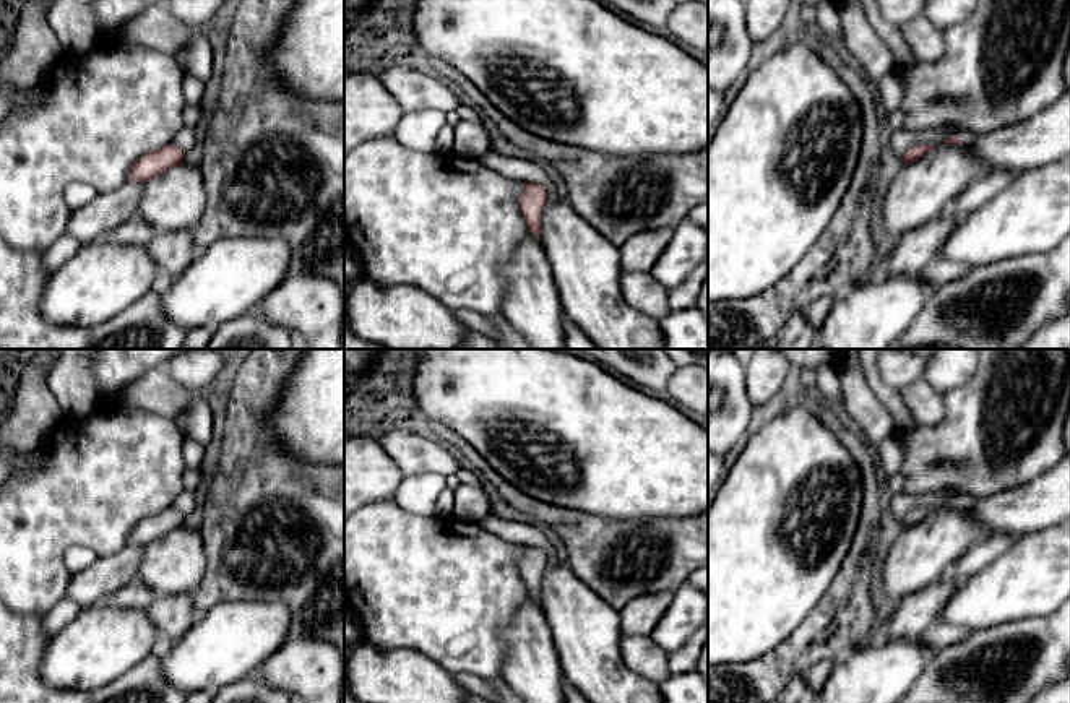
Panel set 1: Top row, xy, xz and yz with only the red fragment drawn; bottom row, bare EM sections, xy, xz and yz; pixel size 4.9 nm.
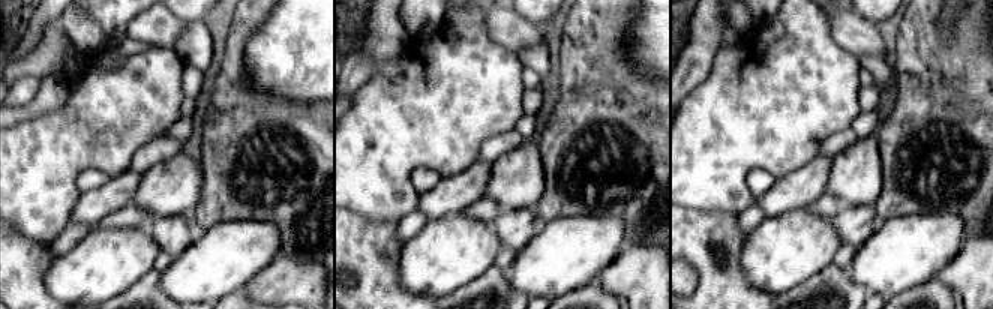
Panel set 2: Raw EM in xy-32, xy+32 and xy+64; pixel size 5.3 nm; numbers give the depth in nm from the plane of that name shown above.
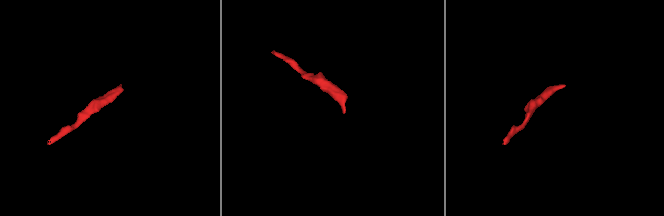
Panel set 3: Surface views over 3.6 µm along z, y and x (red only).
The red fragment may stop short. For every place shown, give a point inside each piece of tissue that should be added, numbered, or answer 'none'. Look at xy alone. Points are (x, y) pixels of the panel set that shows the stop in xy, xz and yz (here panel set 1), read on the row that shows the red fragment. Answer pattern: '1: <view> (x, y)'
none

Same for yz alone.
1: yz (966, 135)

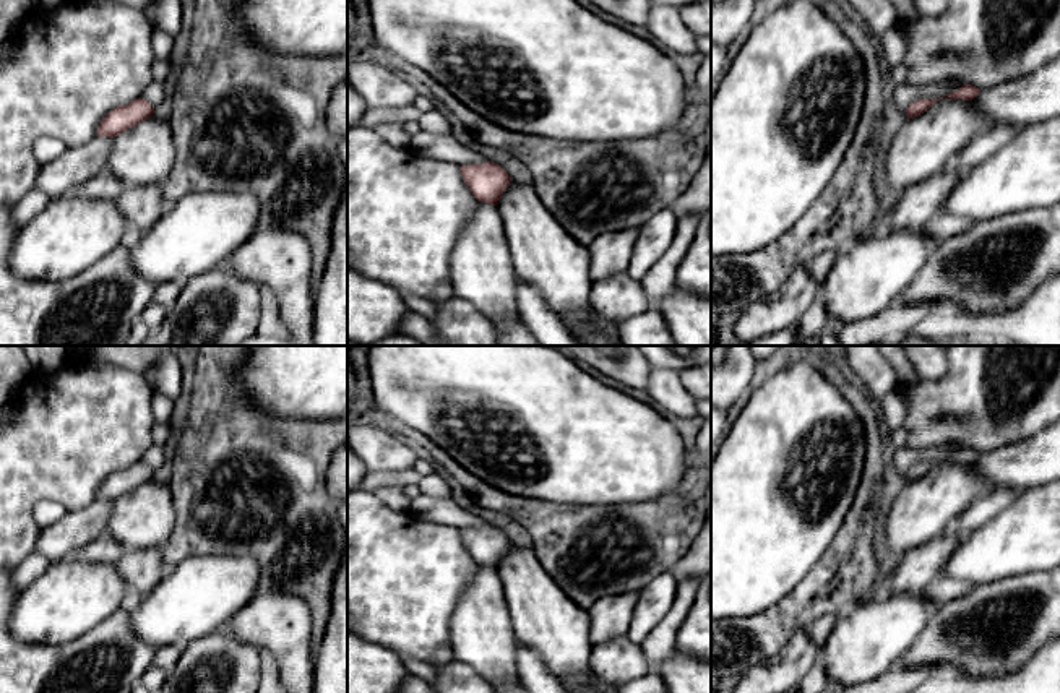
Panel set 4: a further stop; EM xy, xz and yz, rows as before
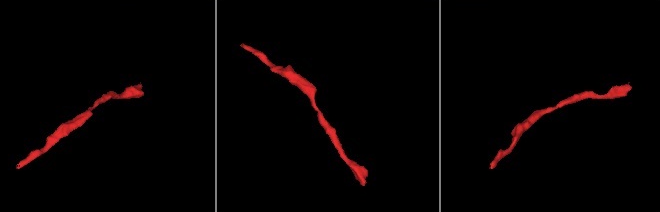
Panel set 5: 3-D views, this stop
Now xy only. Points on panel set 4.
none

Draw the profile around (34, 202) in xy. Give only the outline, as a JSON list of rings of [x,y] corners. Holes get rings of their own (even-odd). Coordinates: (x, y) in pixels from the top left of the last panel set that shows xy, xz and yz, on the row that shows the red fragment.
[[[31,188],[13,208],[11,217],[18,229],[23,229],[34,216],[37,216],[49,204],[49,196],[37,190]]]

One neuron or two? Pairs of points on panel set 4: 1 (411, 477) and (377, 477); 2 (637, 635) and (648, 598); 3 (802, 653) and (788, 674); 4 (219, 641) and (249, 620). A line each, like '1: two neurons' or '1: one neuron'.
1: one neuron
2: one neuron
3: one neuron
4: two neurons

